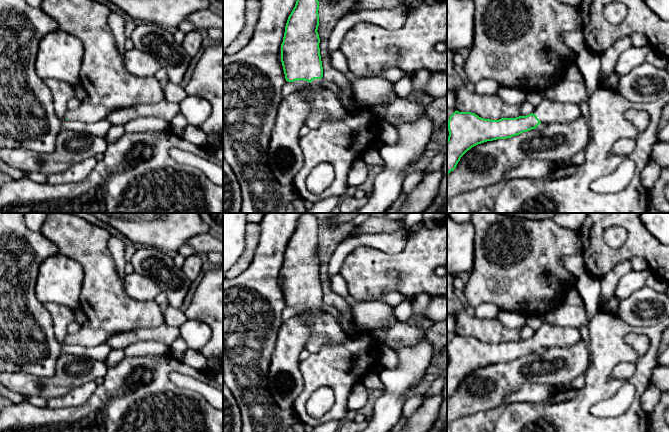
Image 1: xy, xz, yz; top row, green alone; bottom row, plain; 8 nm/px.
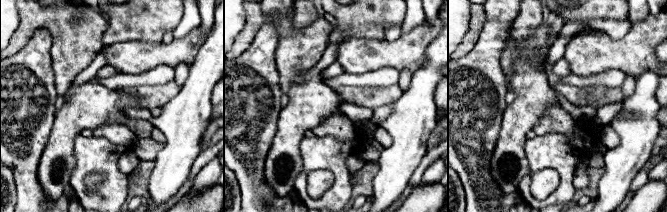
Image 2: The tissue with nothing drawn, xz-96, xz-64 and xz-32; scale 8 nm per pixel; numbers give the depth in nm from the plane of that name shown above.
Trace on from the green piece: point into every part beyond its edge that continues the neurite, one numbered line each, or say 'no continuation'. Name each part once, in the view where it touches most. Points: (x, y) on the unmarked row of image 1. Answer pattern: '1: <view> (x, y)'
1: xz (285, 382)

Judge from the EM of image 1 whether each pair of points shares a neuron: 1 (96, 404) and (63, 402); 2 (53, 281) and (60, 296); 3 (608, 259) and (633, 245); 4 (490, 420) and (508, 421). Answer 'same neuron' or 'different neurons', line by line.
1: different neurons
2: same neuron
3: same neuron
4: different neurons

